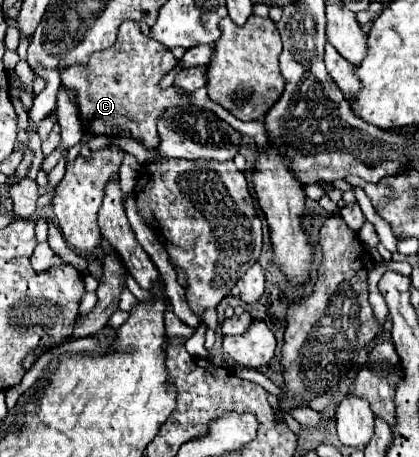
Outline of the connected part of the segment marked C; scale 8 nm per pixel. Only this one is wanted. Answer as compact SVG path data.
M123 21L123 25L119 27L117 33L117 41L99 53L93 53L89 63L83 65L71 65L69 69L65 69L61 73L61 81L67 89L71 89L77 97L77 107L79 107L79 119L83 123L83 129L91 135L115 135L115 137L129 137L135 139L139 143L143 143L149 149L157 149L159 145L159 131L155 129L155 121L163 115L163 109L175 107L175 105L189 105L189 93L179 93L179 89L175 89L175 85L161 89L159 83L161 79L177 65L177 59L171 55L169 49L165 49L165 45L161 45L159 41L145 37L139 29L139 23L135 21Z

